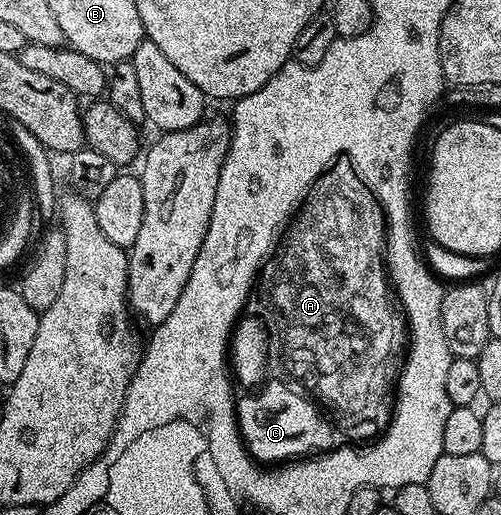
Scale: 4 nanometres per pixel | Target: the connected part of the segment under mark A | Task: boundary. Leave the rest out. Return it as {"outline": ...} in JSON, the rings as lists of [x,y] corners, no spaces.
{"outline":[[[337,157],[336,161],[329,165],[327,171],[321,173],[320,177],[316,179],[316,183],[309,190],[301,208],[297,211],[295,217],[291,219],[286,232],[287,234],[275,249],[275,252],[264,263],[258,275],[259,289],[260,286],[264,289],[264,298],[268,301],[269,308],[280,317],[280,338],[284,341],[284,358],[288,361],[288,366],[292,369],[293,376],[309,391],[304,390],[331,415],[337,427],[340,425],[352,437],[349,439],[375,439],[377,435],[388,429],[390,390],[396,386],[396,377],[400,369],[402,369],[402,359],[406,354],[406,322],[398,313],[397,307],[394,305],[393,295],[390,293],[390,279],[386,273],[386,223],[384,221],[384,212],[380,209],[380,203],[376,201],[376,197],[368,191],[368,186],[363,177],[357,174],[351,157]]]}

